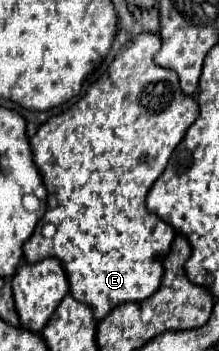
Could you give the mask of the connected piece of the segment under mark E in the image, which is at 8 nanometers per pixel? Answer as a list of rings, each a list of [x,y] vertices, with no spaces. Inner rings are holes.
[[[156,33],[134,35],[100,81],[90,85],[86,95],[70,109],[40,125],[38,133],[30,139],[34,163],[48,191],[48,209],[42,223],[52,223],[56,235],[48,239],[42,235],[42,227],[36,227],[22,247],[24,259],[28,263],[38,263],[46,257],[62,261],[72,297],[86,303],[94,311],[96,321],[102,321],[104,315],[120,303],[142,301],[158,291],[162,259],[166,251],[170,251],[170,243],[176,235],[168,223],[148,213],[144,201],[152,183],[164,173],[172,151],[198,119],[198,103],[194,97],[182,93],[174,71],[162,69],[152,61],[160,45],[162,41]]]

